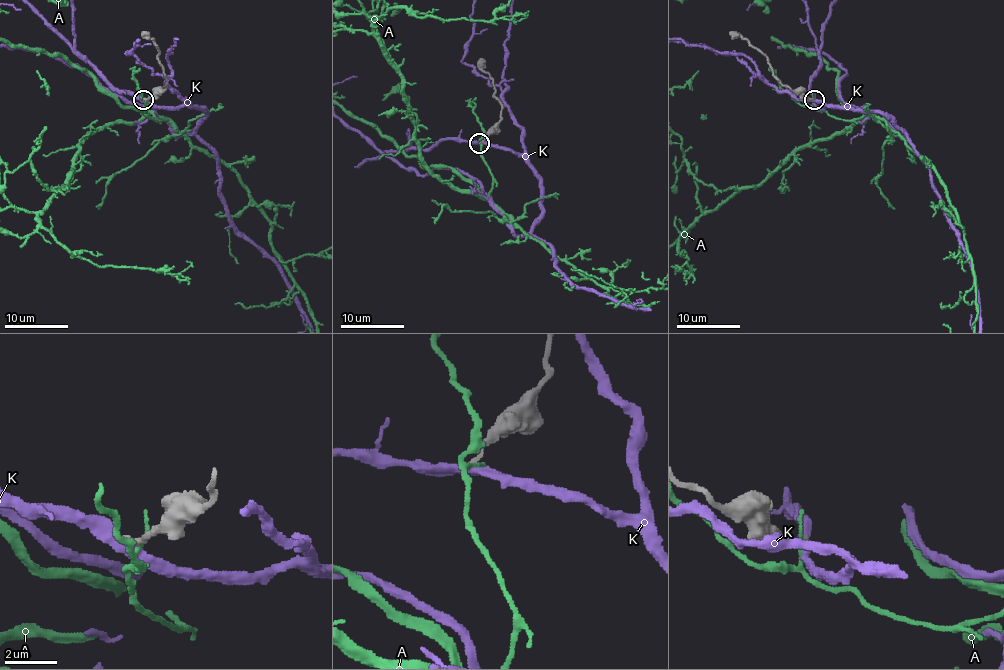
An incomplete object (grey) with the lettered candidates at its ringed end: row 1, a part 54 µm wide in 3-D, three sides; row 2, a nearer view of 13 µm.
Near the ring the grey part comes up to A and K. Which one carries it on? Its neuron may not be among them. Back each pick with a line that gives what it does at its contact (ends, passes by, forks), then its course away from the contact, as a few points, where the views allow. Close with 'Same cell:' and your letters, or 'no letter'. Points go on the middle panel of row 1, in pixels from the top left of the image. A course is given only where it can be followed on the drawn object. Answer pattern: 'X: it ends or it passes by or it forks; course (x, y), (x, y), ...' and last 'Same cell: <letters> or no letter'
Same cell: no letter

